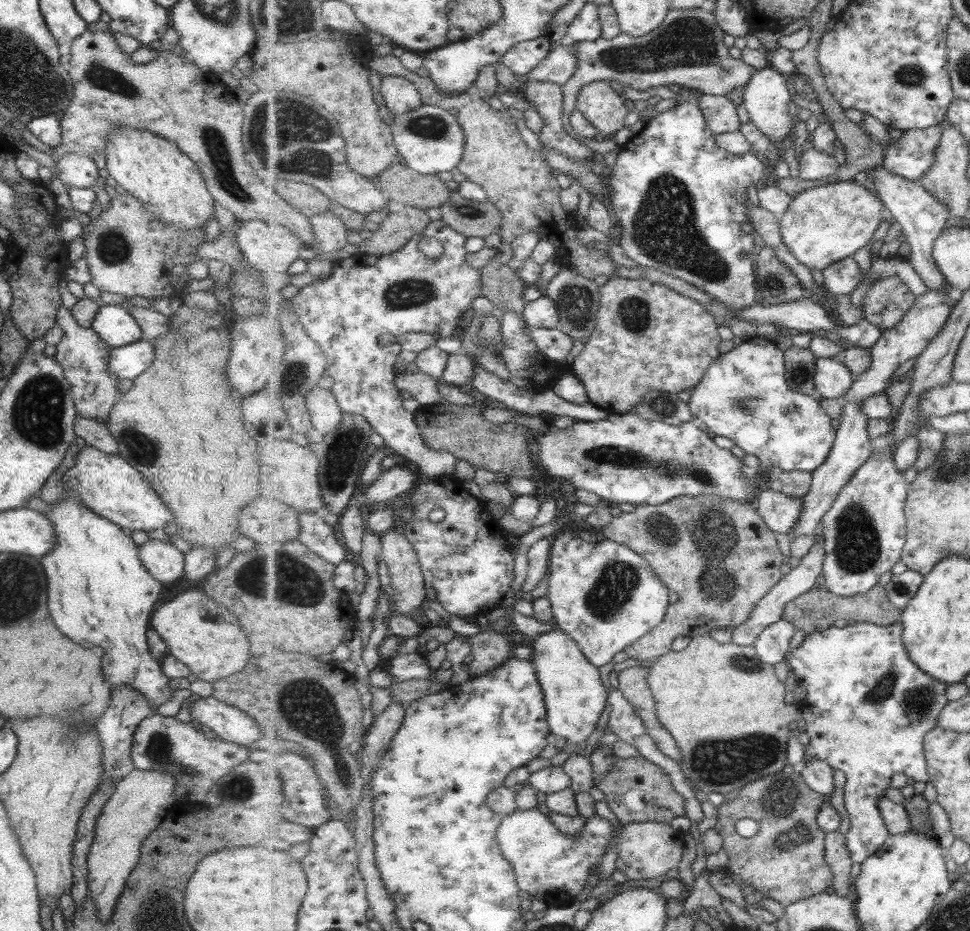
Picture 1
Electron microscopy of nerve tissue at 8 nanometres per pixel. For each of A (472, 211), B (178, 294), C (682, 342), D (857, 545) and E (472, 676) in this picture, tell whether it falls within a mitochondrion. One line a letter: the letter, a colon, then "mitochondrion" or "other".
A: mitochondrion
B: other
C: other
D: mitochondrion
E: other

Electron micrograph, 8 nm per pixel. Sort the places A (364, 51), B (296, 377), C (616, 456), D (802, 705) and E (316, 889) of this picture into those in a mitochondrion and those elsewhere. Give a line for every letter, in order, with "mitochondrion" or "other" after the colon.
A: other
B: mitochondrion
C: mitochondrion
D: other
E: other

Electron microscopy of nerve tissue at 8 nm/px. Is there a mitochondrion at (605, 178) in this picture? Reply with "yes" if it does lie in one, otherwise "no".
no

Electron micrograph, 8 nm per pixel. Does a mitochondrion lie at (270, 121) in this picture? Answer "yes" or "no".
yes

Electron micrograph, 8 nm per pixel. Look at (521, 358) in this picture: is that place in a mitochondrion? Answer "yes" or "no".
no

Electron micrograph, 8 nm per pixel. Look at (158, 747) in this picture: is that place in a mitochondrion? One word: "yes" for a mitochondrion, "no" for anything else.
yes

